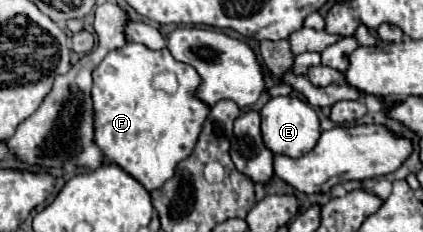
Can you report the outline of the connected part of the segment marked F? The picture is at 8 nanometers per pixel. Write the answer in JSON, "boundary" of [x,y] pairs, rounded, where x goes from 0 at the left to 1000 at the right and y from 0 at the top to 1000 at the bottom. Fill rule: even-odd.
{"boundary":[[[305,185],[291,211],[262,220],[234,289],[220,306],[220,608],[239,642],[239,685],[248,711],[277,711],[324,789],[333,789],[352,832],[376,815],[395,772],[409,763],[409,737],[447,651],[475,565],[475,530],[494,487],[494,461],[470,427],[456,427],[456,375],[470,341],[456,289],[418,272],[395,211],[357,220],[333,185]],[[404,341],[409,384],[385,375],[385,349]]]}

